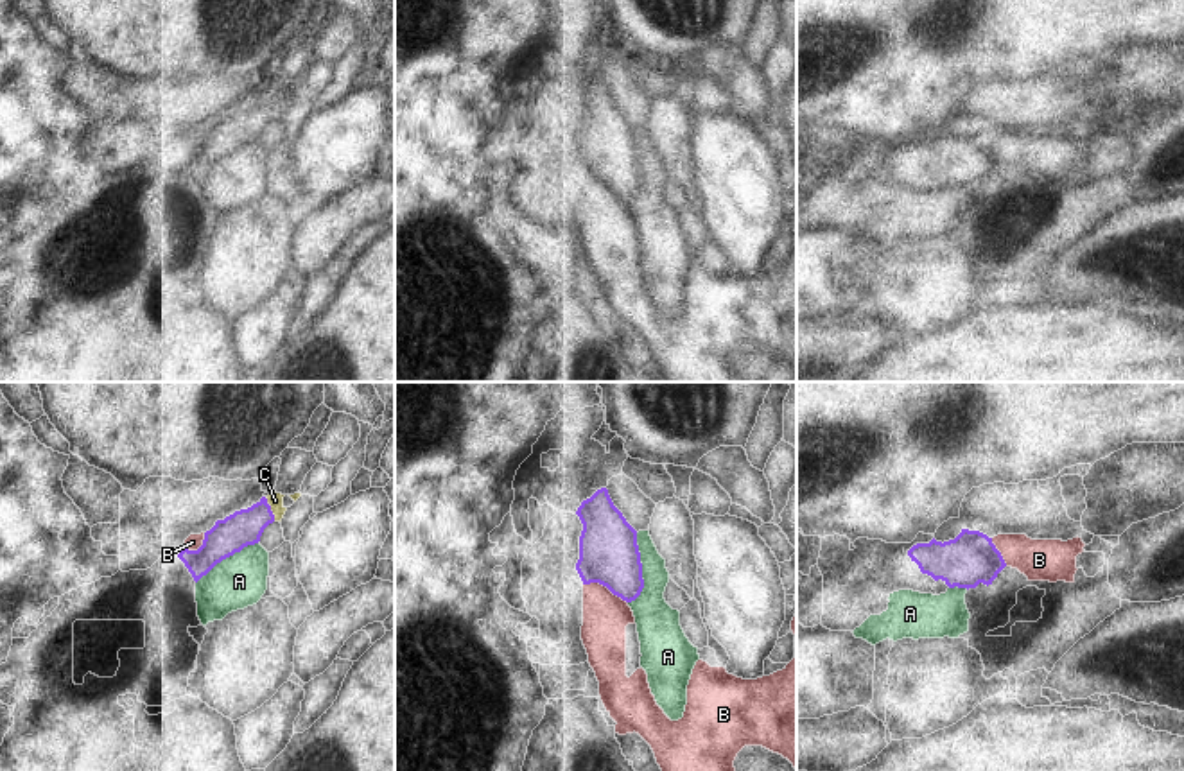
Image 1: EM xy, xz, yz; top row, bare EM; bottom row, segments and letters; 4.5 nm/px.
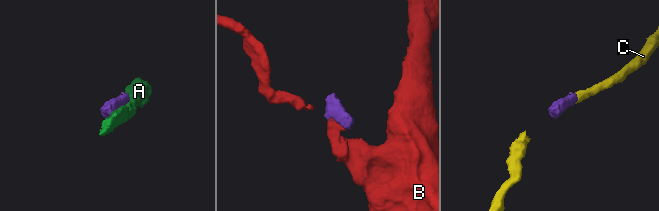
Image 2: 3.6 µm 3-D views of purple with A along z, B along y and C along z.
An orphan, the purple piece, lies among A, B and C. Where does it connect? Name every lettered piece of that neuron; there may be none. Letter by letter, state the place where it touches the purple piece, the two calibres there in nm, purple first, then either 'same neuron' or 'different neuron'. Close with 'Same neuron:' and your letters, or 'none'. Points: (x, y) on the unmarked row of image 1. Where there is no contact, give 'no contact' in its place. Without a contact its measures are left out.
A: xz (641, 167) | 280/180 nm | different neuron
B: xz (605, 183) | 280/200 nm | different neuron
C: xy (269, 108) | 160/70 nm | same neuron
Same neuron: C

